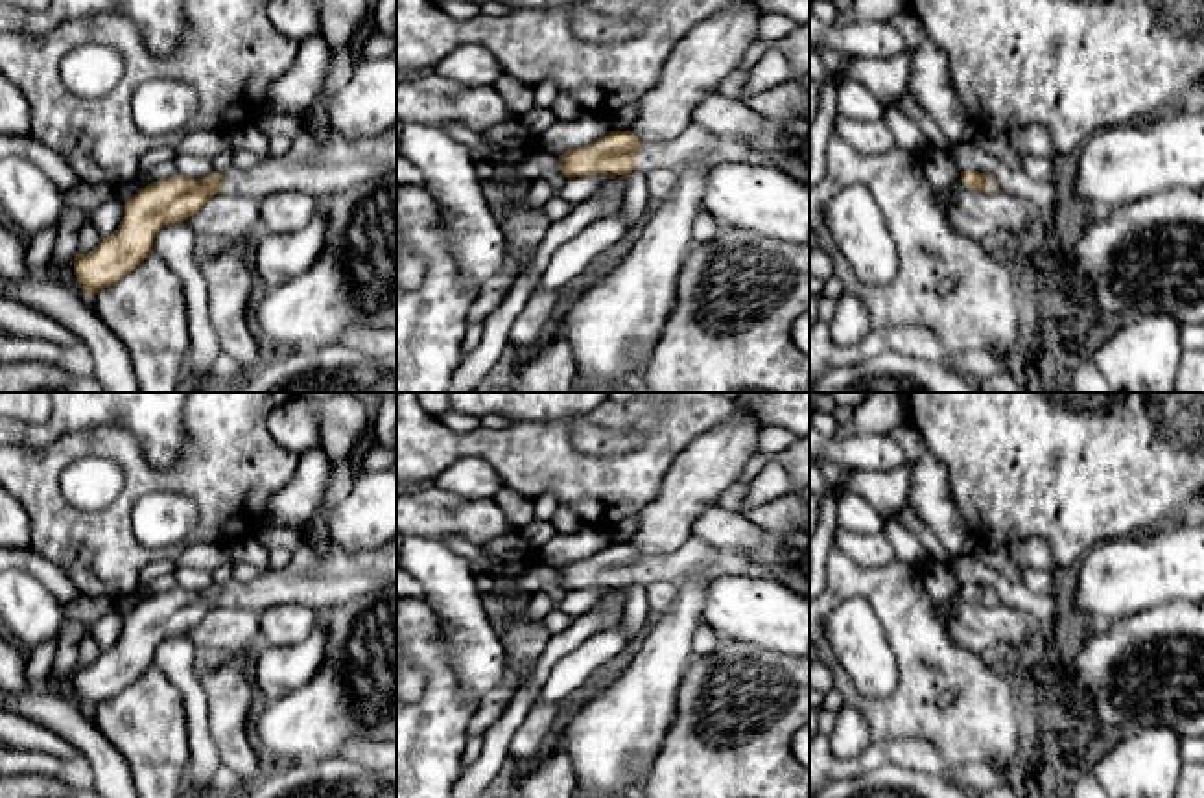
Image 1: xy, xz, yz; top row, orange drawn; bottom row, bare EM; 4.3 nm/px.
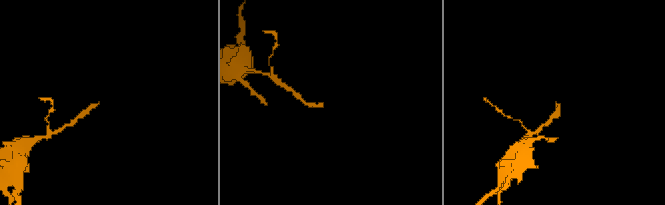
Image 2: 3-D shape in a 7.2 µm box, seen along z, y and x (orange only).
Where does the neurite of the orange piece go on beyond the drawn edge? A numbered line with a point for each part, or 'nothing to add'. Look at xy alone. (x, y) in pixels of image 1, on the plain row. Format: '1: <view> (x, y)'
1: xy (340, 575)

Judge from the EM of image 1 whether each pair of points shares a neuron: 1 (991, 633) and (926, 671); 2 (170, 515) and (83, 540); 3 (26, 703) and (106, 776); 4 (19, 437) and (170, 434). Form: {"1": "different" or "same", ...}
{"1": "different", "2": "different", "3": "same", "4": "same"}

